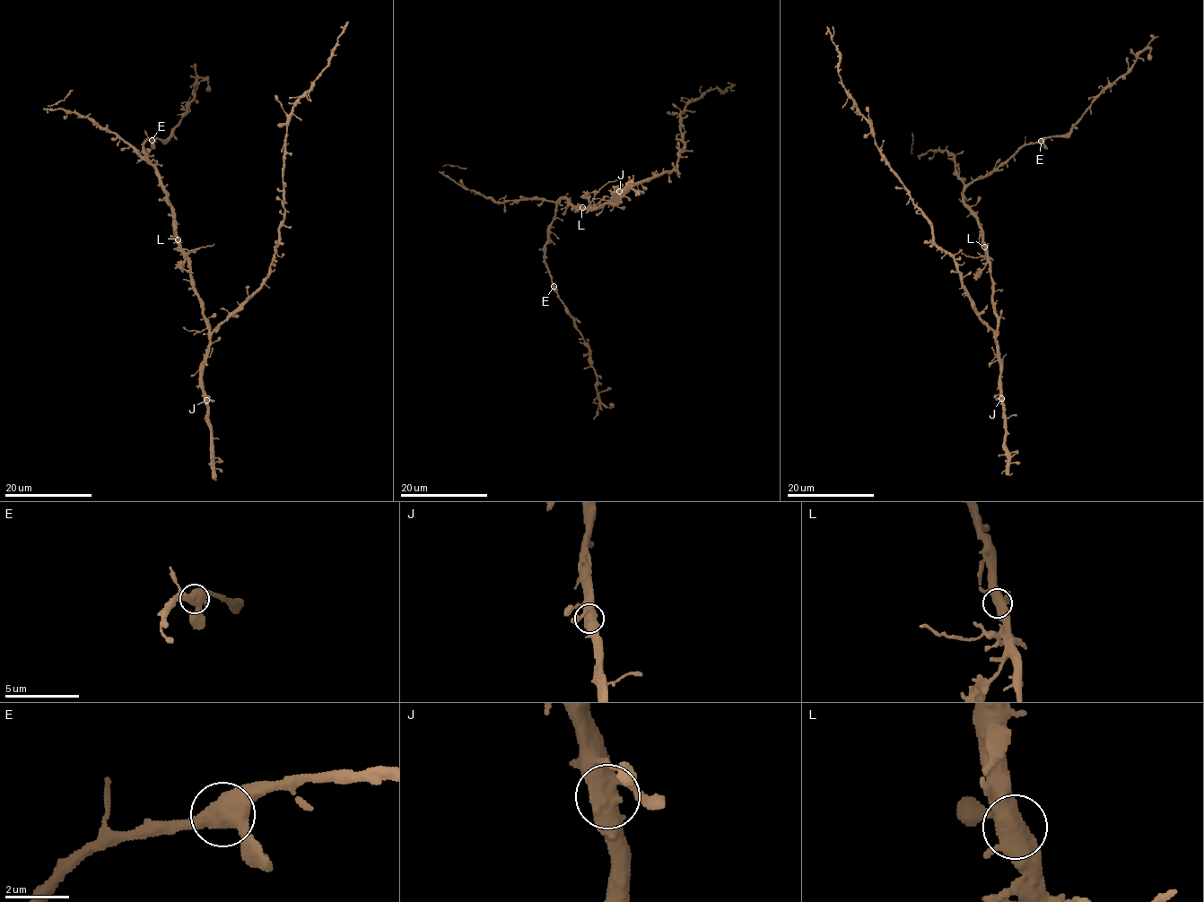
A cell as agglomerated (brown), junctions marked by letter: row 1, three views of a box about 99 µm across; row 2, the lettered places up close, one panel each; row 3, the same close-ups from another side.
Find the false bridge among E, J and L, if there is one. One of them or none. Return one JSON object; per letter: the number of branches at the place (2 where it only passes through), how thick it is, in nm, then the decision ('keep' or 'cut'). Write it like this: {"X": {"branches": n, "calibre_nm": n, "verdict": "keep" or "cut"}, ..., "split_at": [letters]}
{"E": {"branches": 3, "calibre_nm": 550, "verdict": "keep"}, "J": {"branches": 3, "calibre_nm": 500, "verdict": "keep"}, "L": {"branches": 3, "calibre_nm": 480, "verdict": "keep"}, "split_at": []}

